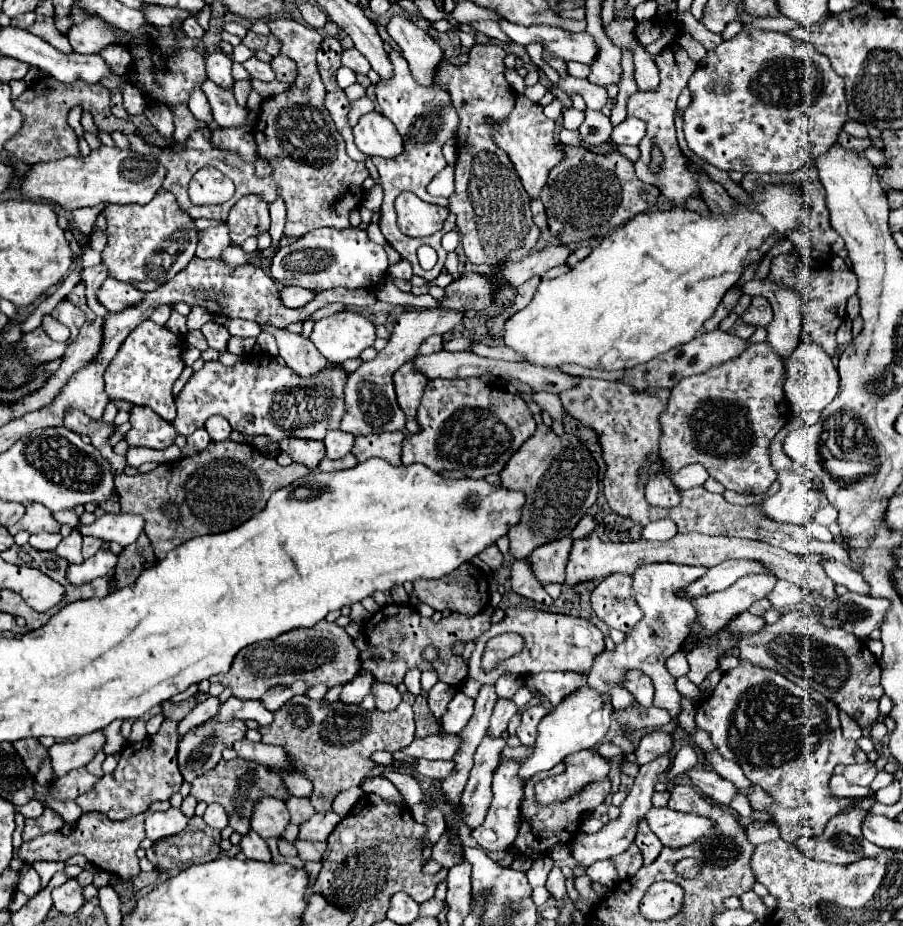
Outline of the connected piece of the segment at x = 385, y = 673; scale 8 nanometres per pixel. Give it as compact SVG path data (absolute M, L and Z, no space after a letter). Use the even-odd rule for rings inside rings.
M387 604L387 606L379 608L365 624L367 650L361 652L363 668L367 672L371 672L377 680L391 682L395 686L399 686L403 682L403 676L409 668L419 668L419 670L433 668L441 682L461 684L465 680L465 662L461 656L455 656L451 652L451 648L457 640L469 642L469 640L475 640L477 636L481 636L485 630L489 630L489 626L491 626L489 616L491 616L491 608L479 612L477 616L465 616L465 614L453 612L449 618L441 618L439 622L433 622L431 618L423 618L413 606ZM429 644L439 648L439 658L431 664L421 658L423 648Z

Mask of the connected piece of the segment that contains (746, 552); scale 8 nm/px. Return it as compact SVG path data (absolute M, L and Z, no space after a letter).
M593 532L585 540L575 540L571 546L569 562L567 562L567 586L577 586L583 582L601 582L609 574L623 572L623 574L633 574L639 566L643 564L653 564L653 562L675 562L675 564L693 564L693 566L717 566L725 560L733 558L747 558L747 560L759 560L767 564L777 578L785 578L793 584L799 584L805 590L813 590L825 598L837 598L835 594L835 584L825 576L825 570L819 564L807 564L801 556L791 554L787 550L775 548L765 542L757 540L747 540L747 538L729 538L729 536L705 536L705 534L675 534L667 542L649 542L649 540L633 540L633 542L603 542L599 536Z

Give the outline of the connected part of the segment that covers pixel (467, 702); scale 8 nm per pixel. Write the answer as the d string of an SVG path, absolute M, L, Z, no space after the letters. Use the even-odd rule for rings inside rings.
M457 690L453 700L447 706L447 712L445 712L443 720L441 720L443 728L449 734L459 734L467 726L471 714L473 714L473 698L465 696L461 690Z

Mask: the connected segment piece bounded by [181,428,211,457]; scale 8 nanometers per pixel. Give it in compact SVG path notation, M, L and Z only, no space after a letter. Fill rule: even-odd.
M198 428L193 434L187 436L187 443L181 449L182 456L188 457L201 452L209 442L211 440L209 440L209 434L205 432L205 428Z

